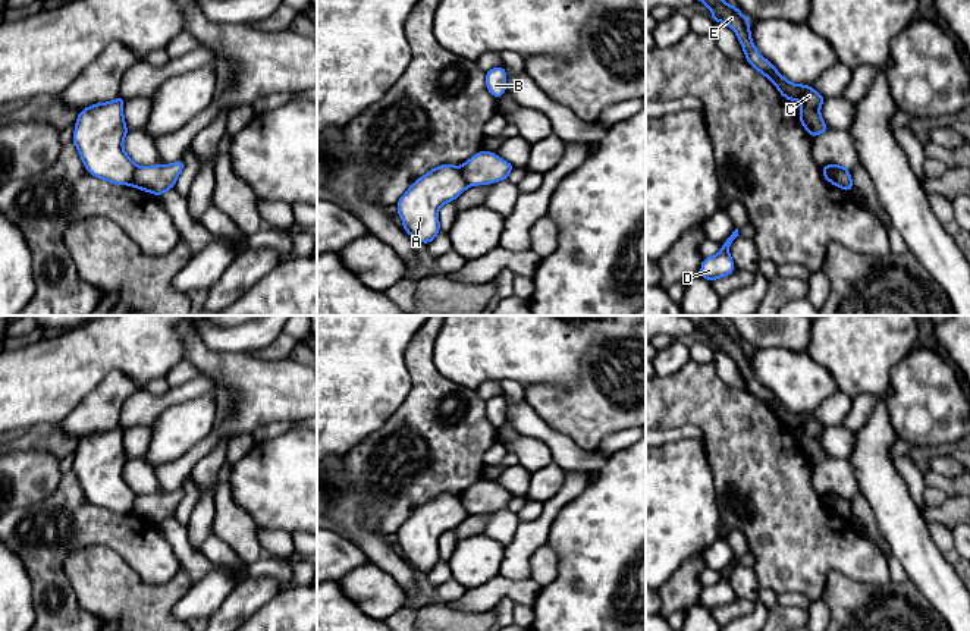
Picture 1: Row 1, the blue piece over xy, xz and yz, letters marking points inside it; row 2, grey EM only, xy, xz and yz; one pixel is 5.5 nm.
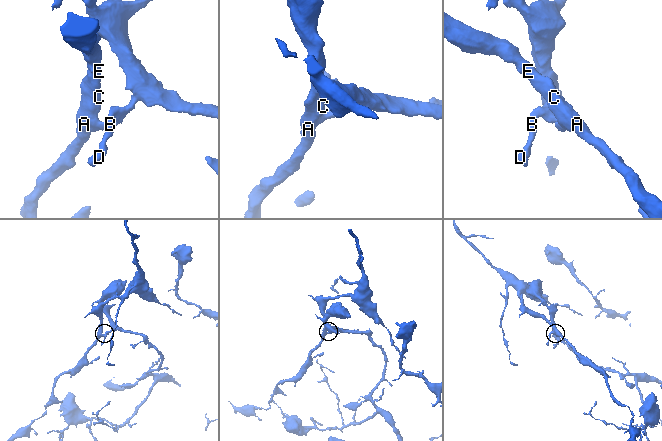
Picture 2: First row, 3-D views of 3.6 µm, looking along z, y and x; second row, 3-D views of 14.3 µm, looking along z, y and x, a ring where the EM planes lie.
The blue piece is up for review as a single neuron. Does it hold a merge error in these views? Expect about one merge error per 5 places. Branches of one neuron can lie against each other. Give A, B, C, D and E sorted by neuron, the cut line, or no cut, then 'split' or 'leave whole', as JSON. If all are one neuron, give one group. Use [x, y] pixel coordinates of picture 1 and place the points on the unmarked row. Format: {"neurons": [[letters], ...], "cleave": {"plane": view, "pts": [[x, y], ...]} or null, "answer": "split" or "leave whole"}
{"neurons": [["A", "C", "E"], ["B", "D"]], "cleave": {"plane": "yz", "pts": [[825, 495], [835, 501], [837, 514]]}, "answer": "split"}

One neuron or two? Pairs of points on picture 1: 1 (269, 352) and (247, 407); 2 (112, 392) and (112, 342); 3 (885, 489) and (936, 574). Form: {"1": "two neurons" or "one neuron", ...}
{"1": "two neurons", "2": "two neurons", "3": "one neuron"}

